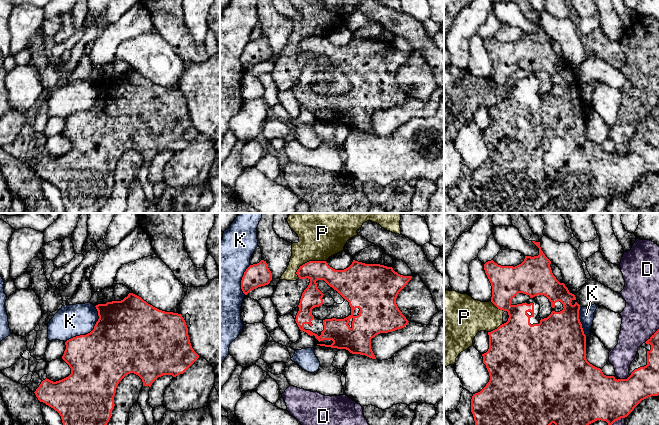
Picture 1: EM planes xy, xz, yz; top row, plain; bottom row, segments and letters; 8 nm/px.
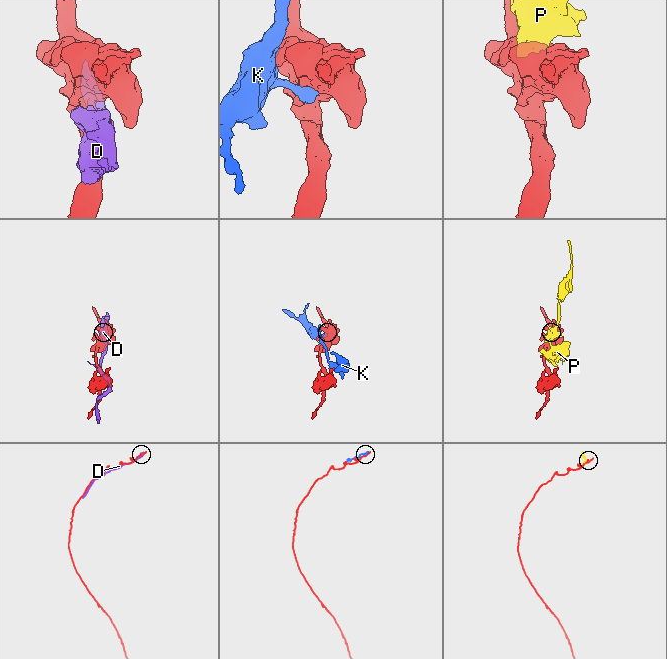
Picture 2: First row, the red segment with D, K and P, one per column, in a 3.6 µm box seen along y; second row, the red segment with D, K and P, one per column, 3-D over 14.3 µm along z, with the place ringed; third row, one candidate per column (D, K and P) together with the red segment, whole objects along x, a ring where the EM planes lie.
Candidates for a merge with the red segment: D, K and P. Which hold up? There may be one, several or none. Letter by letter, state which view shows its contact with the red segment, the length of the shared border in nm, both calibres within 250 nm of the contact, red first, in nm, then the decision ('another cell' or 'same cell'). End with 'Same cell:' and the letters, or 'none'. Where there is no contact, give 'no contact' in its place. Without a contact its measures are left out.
D: meets red in yz; contact 170 nm long; 100 nm thick on the red side, 300 nm on the other; another cell
K: meets red in xy; contact 380 nm long; 480 nm thick on the red side, 260 nm on the other; another cell
P: meets red in xz; contact 280 nm long; 160 nm thick on the red side, 380 nm on the other; another cell
Same cell: none

